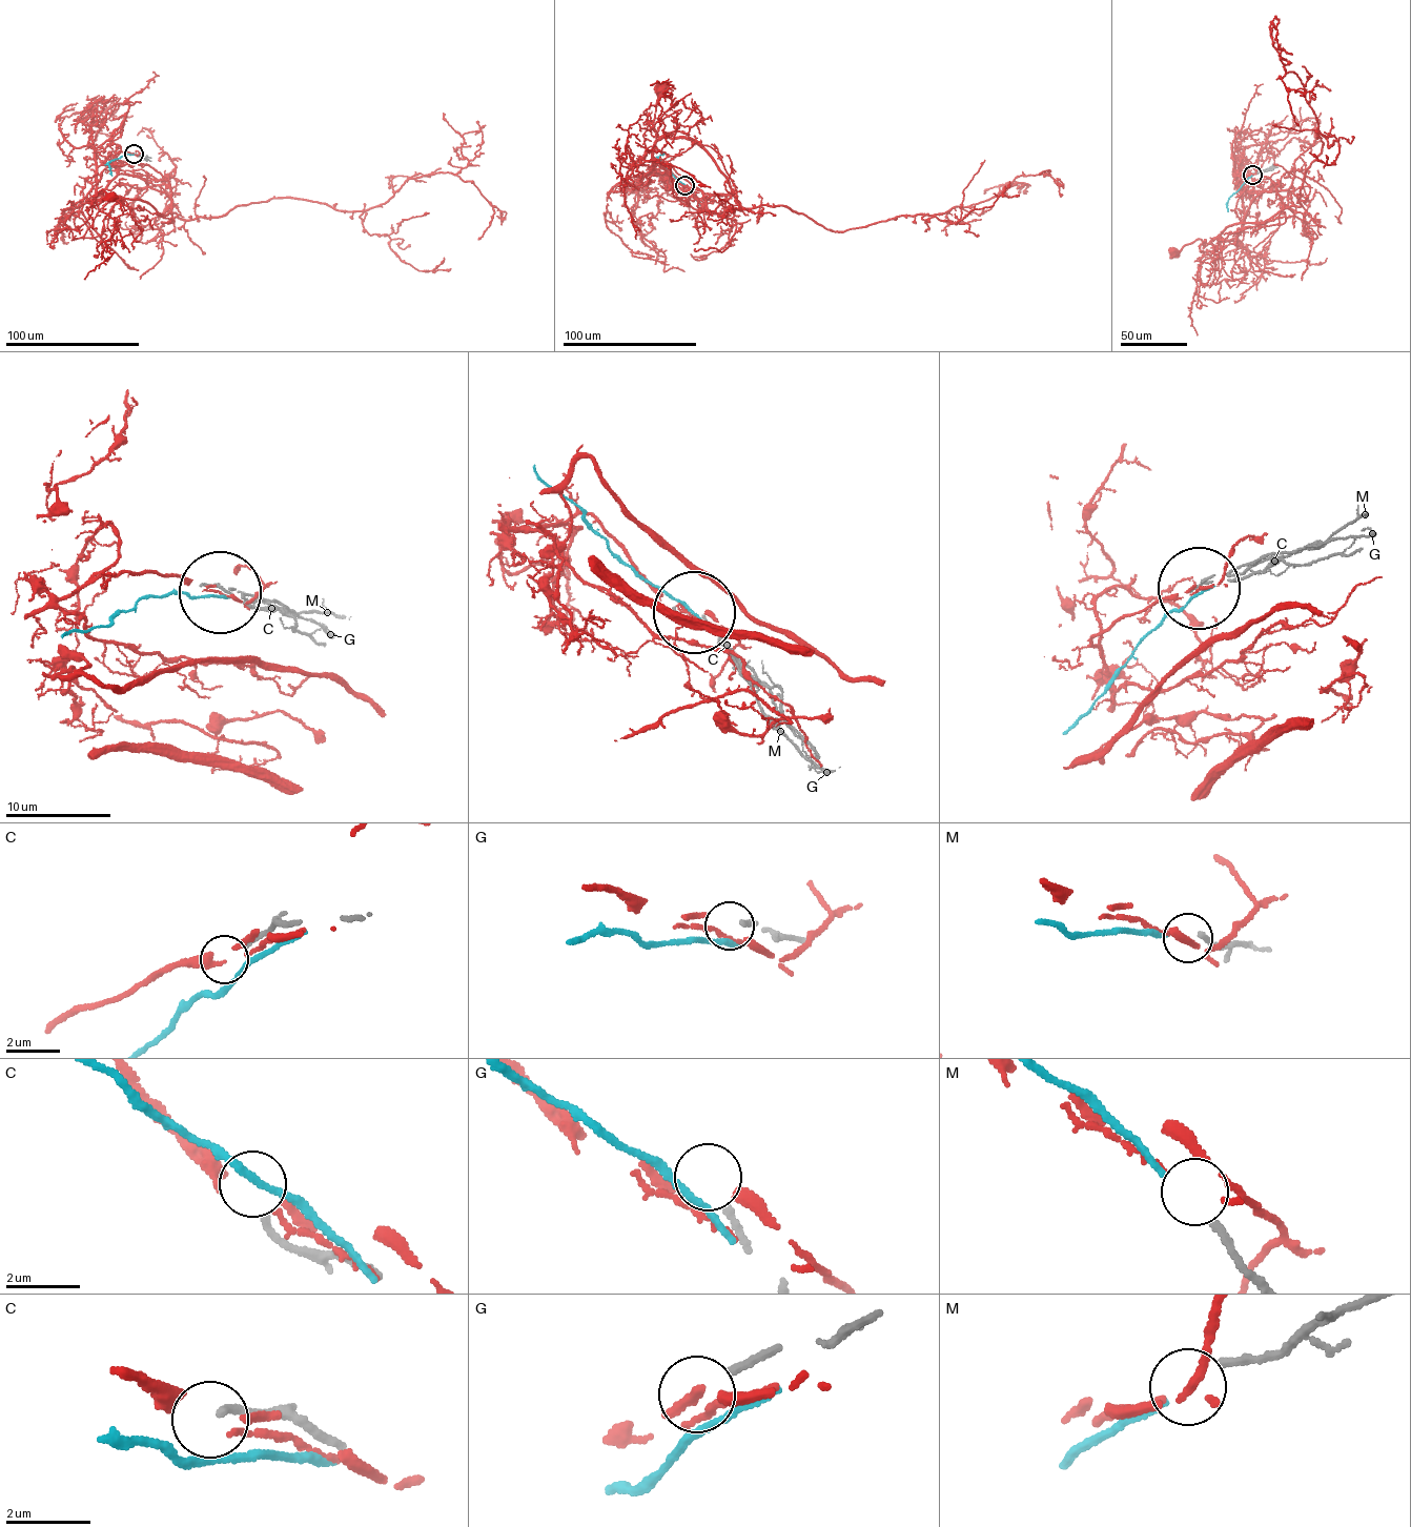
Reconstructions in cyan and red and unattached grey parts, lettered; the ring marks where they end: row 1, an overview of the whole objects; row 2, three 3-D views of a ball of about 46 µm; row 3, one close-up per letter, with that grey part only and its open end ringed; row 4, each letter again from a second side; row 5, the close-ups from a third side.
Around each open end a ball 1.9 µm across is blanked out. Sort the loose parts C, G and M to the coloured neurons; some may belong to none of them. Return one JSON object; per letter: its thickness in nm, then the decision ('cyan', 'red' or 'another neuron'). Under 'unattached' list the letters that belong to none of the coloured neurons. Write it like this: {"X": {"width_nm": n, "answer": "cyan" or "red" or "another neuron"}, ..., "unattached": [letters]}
{"C": {"width_nm": 180, "answer": "another neuron"}, "G": {"width_nm": 170, "answer": "another neuron"}, "M": {"width_nm": 180, "answer": "cyan"}, "unattached": ["C", "G"]}

